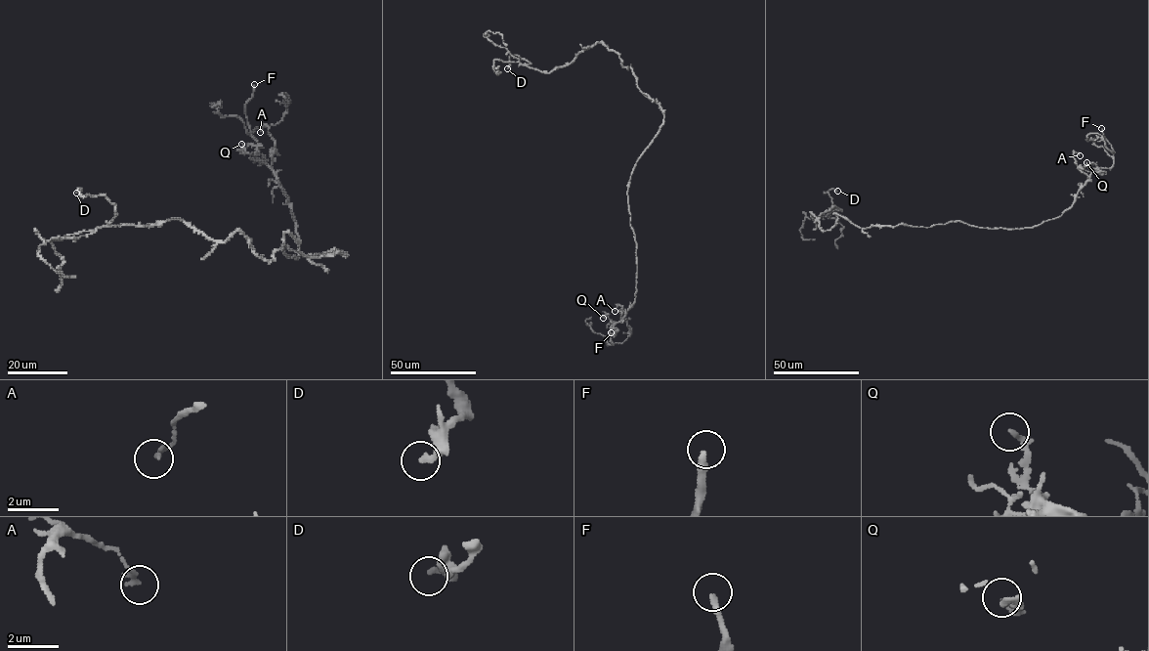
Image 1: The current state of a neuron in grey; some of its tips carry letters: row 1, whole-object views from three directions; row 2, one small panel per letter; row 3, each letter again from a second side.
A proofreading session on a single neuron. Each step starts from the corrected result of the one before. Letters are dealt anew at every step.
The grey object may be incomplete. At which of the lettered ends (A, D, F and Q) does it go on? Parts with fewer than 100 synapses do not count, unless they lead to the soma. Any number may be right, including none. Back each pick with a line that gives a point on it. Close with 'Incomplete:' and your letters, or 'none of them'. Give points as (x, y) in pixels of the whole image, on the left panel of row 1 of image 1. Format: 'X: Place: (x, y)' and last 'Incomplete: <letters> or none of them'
F: Place: (254, 84)
Incomplete: F

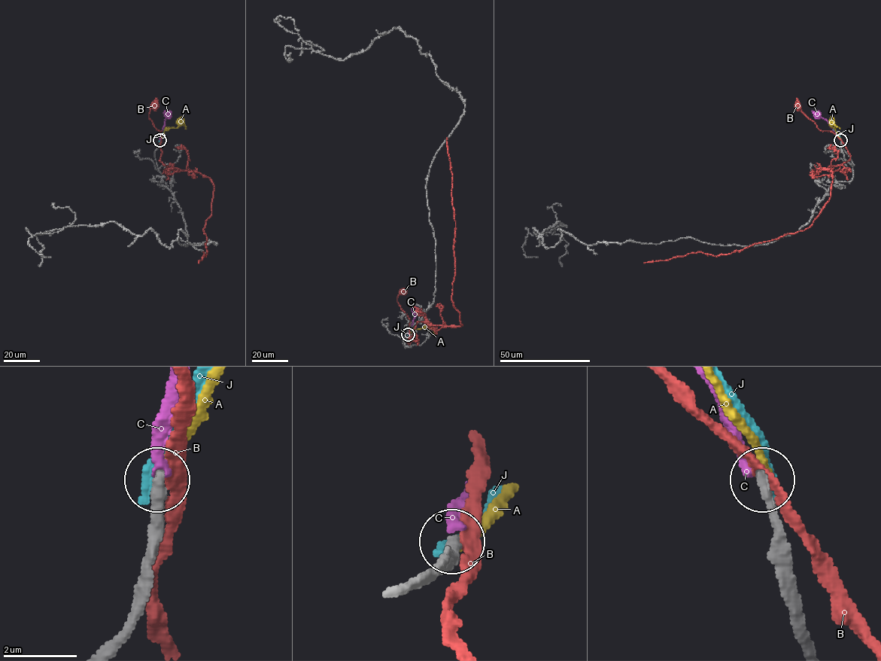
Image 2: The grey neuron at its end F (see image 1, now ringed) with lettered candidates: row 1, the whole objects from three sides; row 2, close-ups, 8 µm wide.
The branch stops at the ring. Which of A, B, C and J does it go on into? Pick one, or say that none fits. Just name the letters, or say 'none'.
none

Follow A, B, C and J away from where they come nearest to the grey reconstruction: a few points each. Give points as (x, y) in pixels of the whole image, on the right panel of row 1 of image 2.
A: (841, 140), (831, 122)
B: (841, 140), (830, 131), (818, 129), (797, 105)
C: (840, 140), (828, 122), (818, 112)
J: (841, 140), (833, 129)

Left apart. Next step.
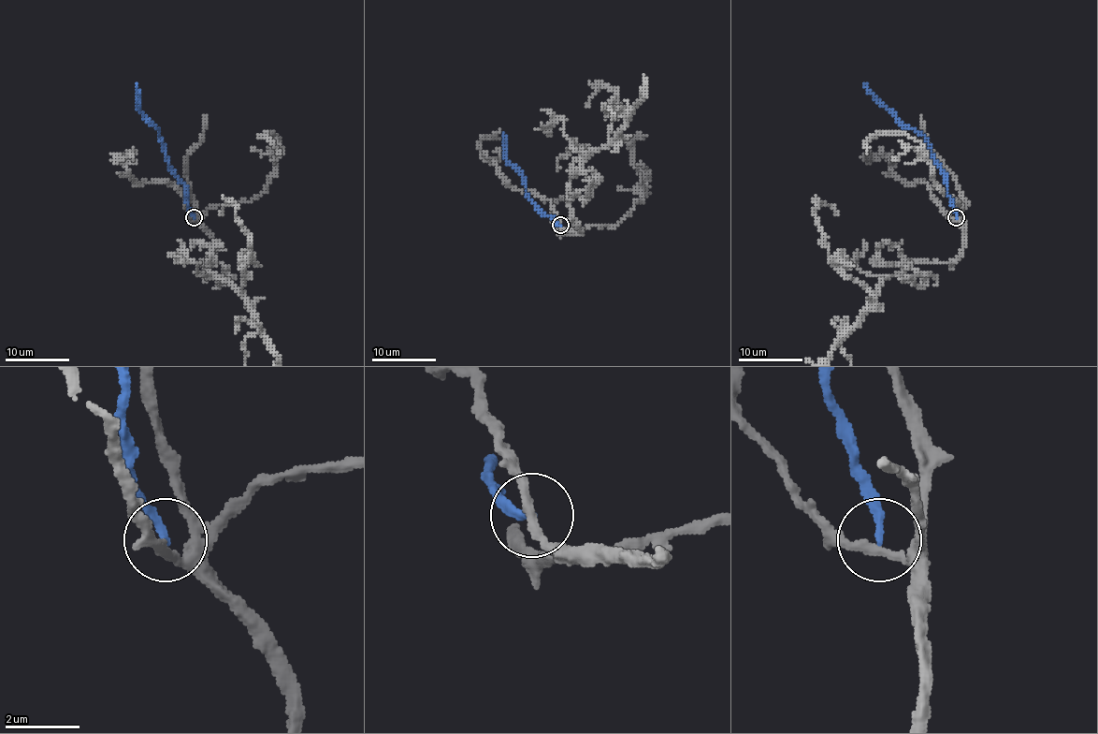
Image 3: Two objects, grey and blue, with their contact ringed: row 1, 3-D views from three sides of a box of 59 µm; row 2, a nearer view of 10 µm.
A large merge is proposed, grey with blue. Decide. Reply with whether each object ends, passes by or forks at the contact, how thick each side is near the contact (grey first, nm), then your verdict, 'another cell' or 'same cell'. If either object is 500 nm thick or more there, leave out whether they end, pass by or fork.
grey passes by; blue ends; calibres 240 and 200 nm; another cell

